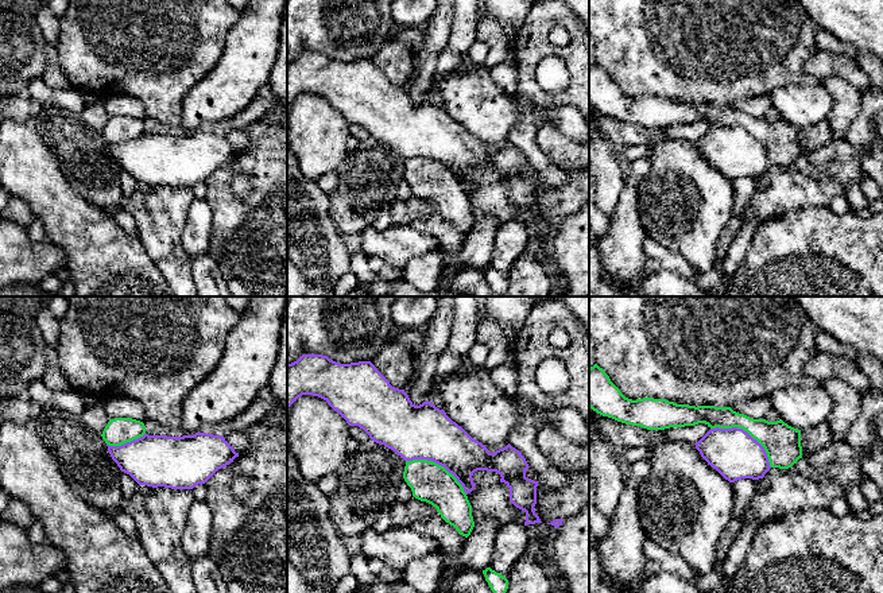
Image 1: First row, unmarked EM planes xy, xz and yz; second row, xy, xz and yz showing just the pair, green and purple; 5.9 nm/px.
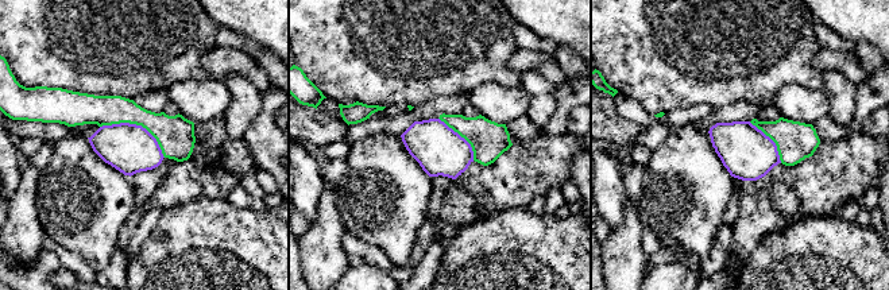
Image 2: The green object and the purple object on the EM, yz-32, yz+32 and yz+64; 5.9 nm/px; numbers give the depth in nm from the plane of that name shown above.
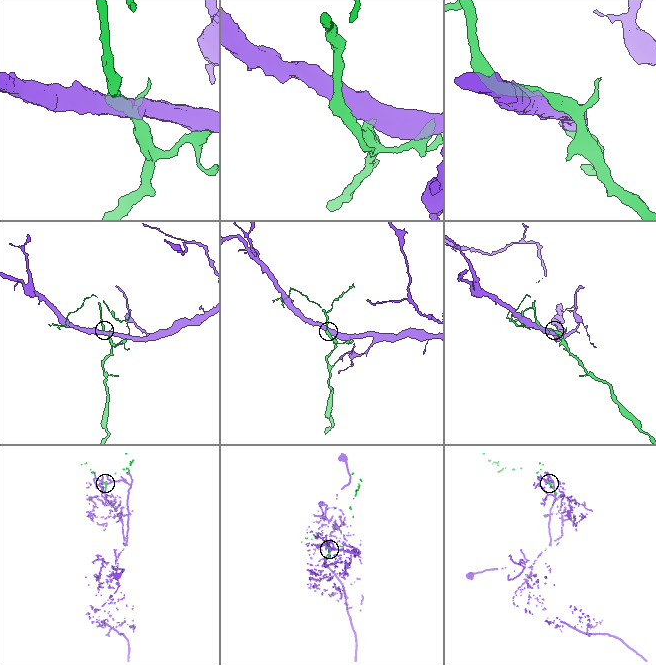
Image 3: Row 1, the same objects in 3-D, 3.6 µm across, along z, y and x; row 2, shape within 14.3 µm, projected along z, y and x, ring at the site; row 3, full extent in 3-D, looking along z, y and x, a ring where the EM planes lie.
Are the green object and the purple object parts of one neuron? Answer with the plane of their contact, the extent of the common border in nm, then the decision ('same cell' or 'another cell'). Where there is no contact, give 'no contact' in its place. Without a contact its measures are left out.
meets green in yz; contact 440 nm long; another cell

